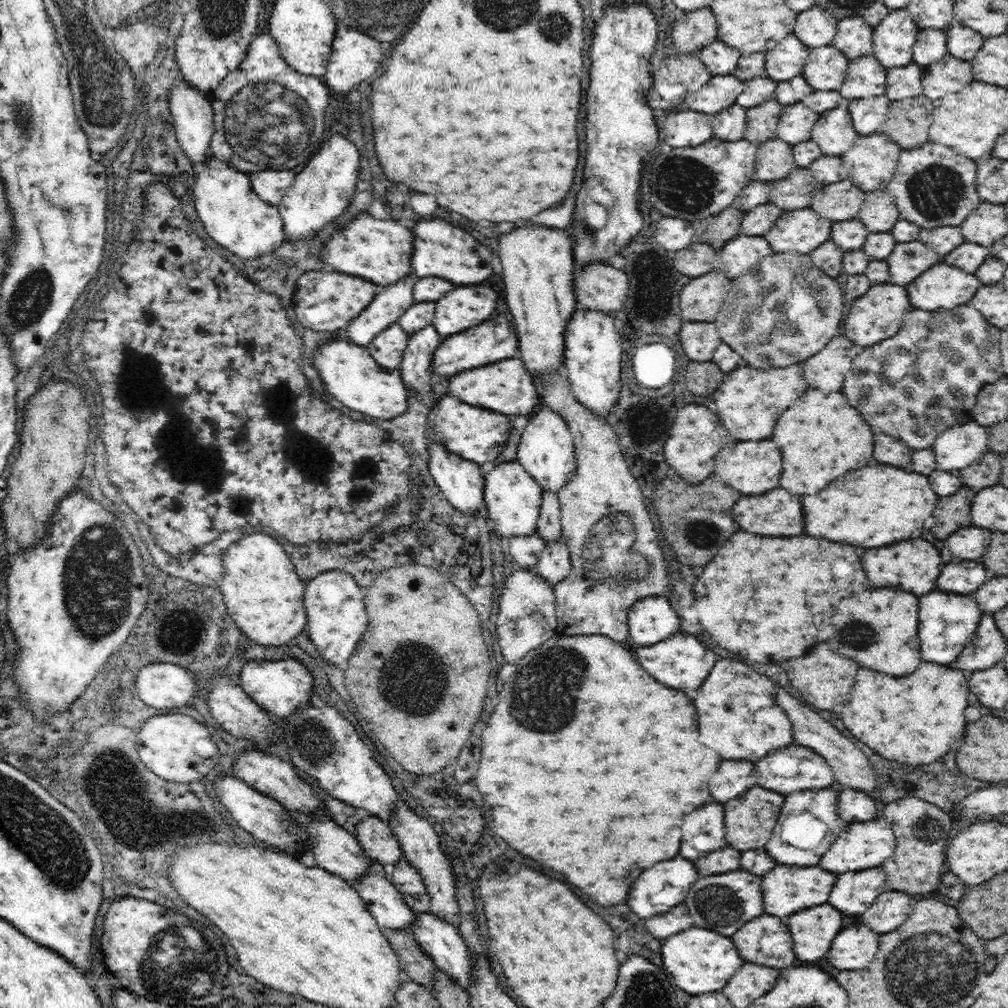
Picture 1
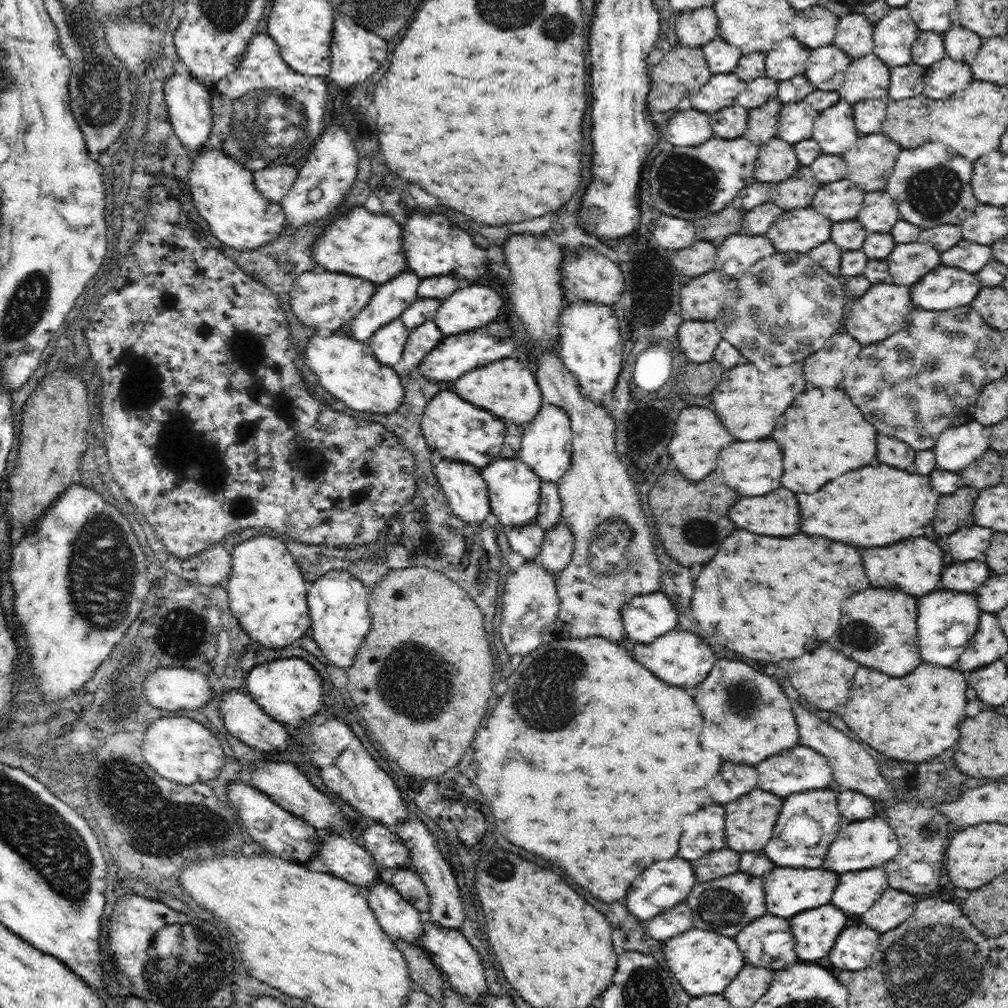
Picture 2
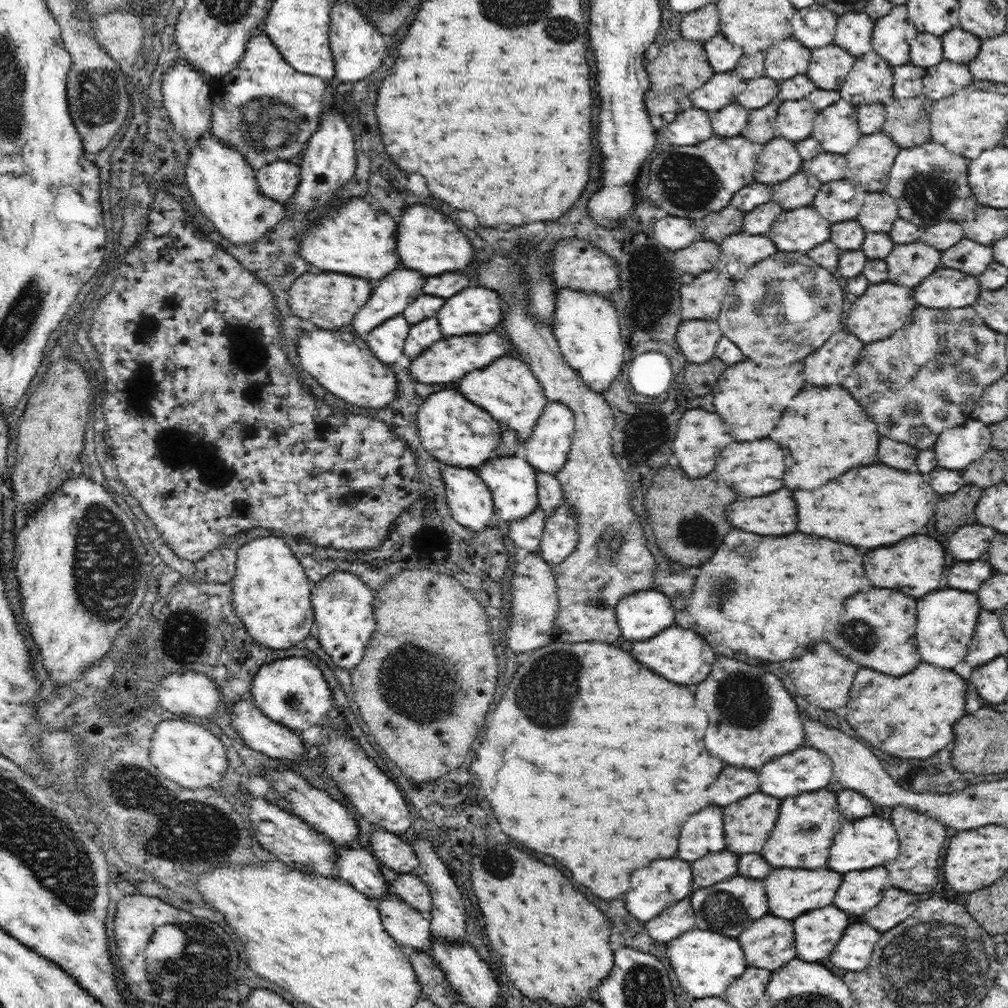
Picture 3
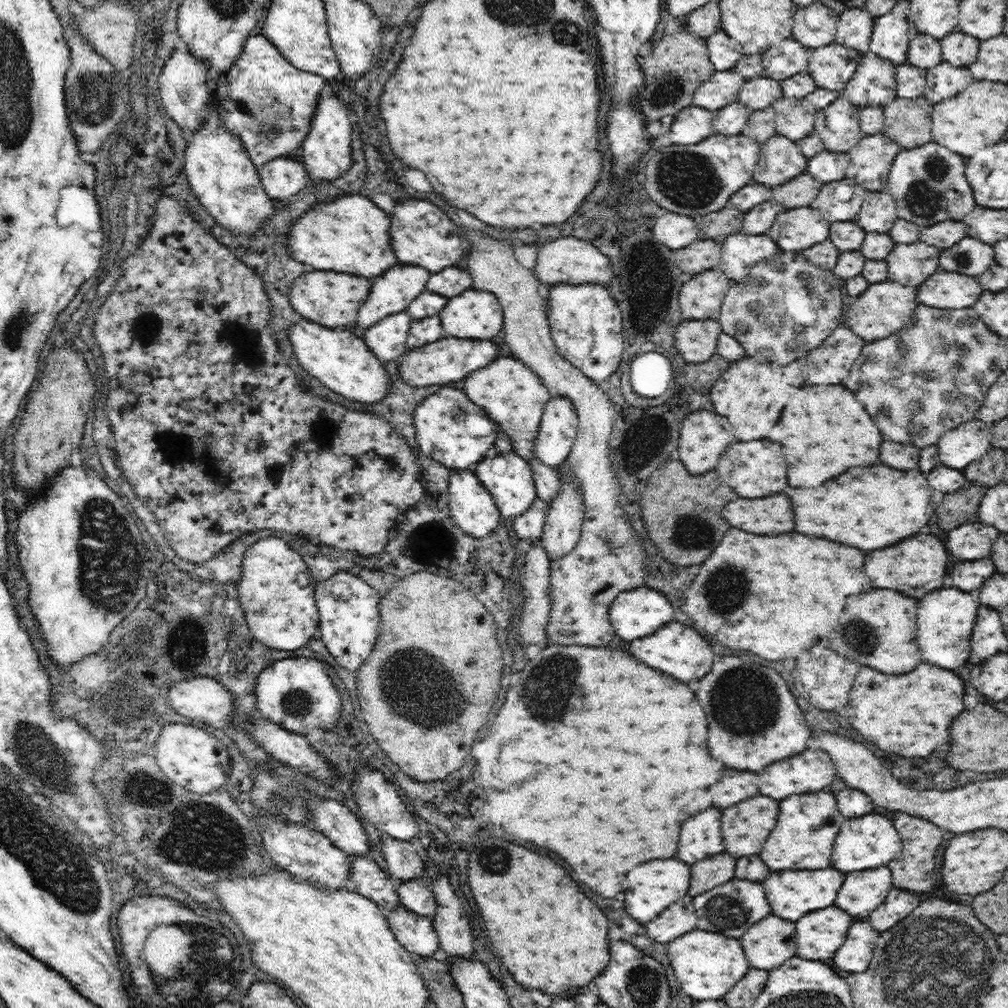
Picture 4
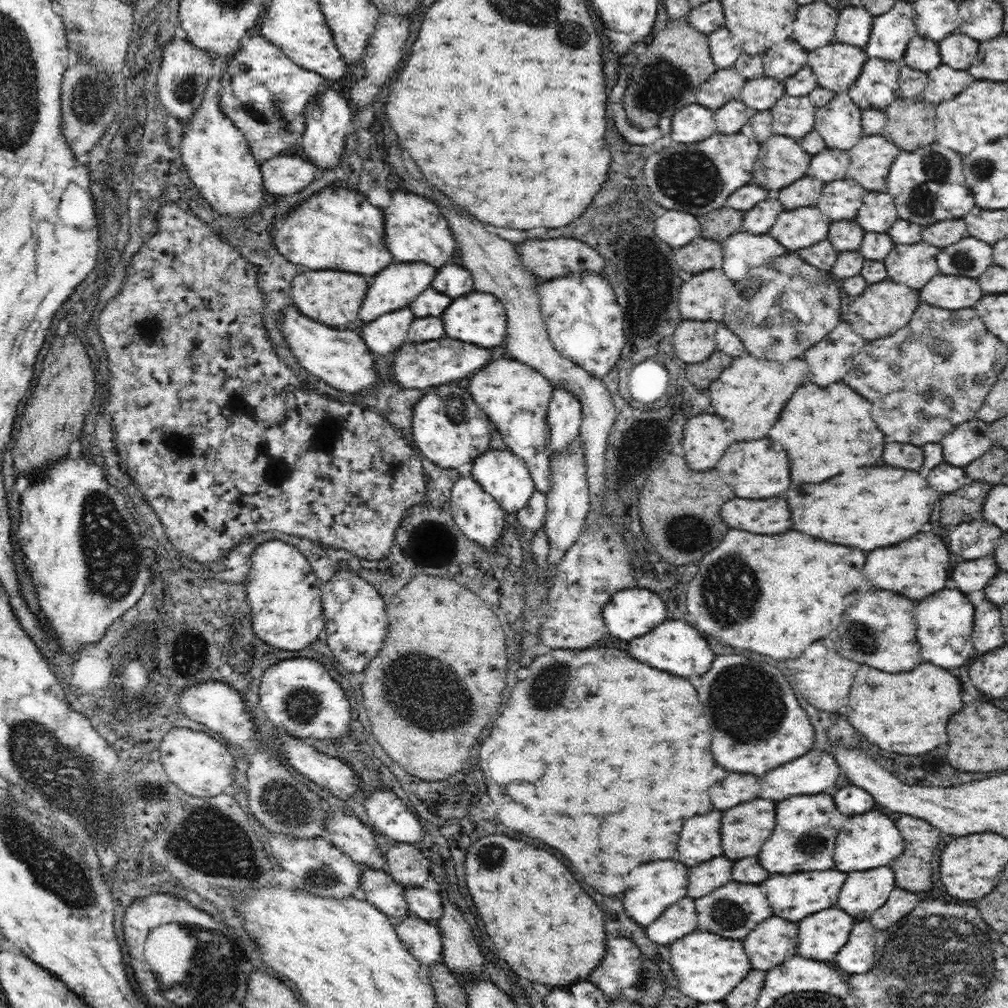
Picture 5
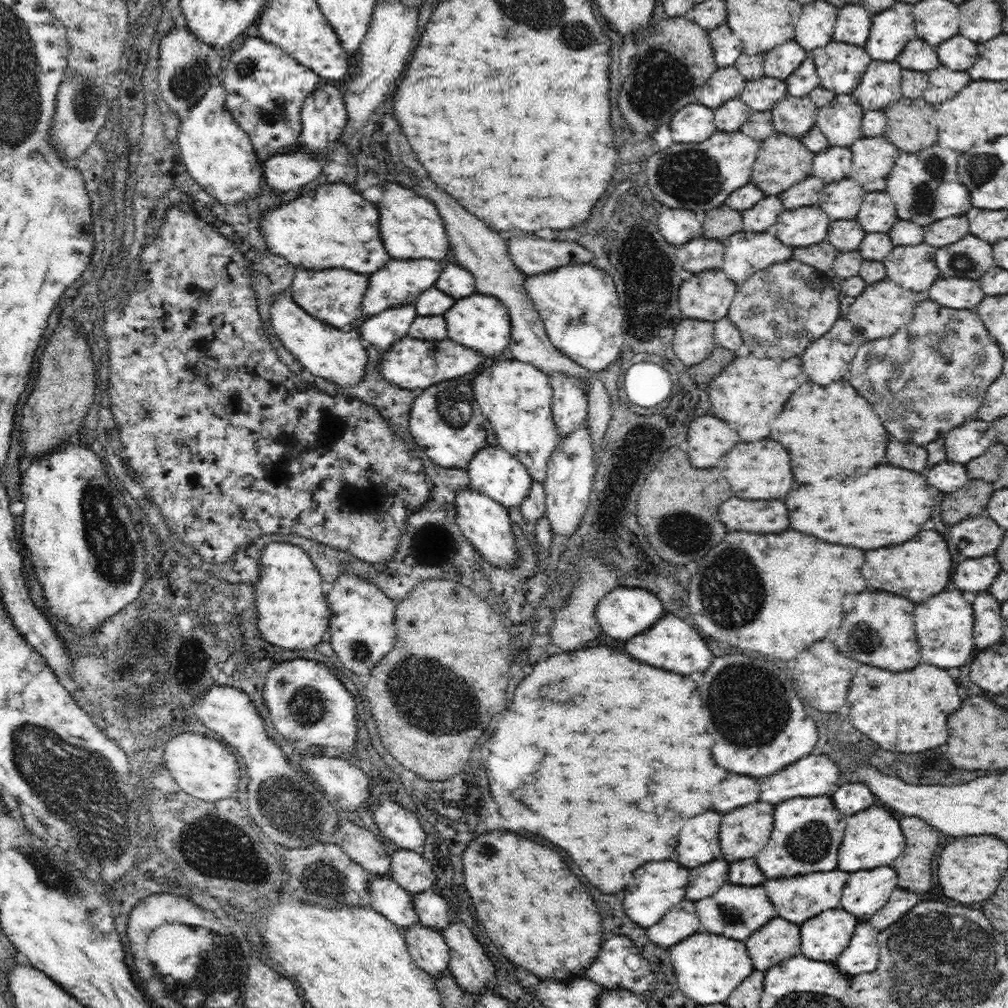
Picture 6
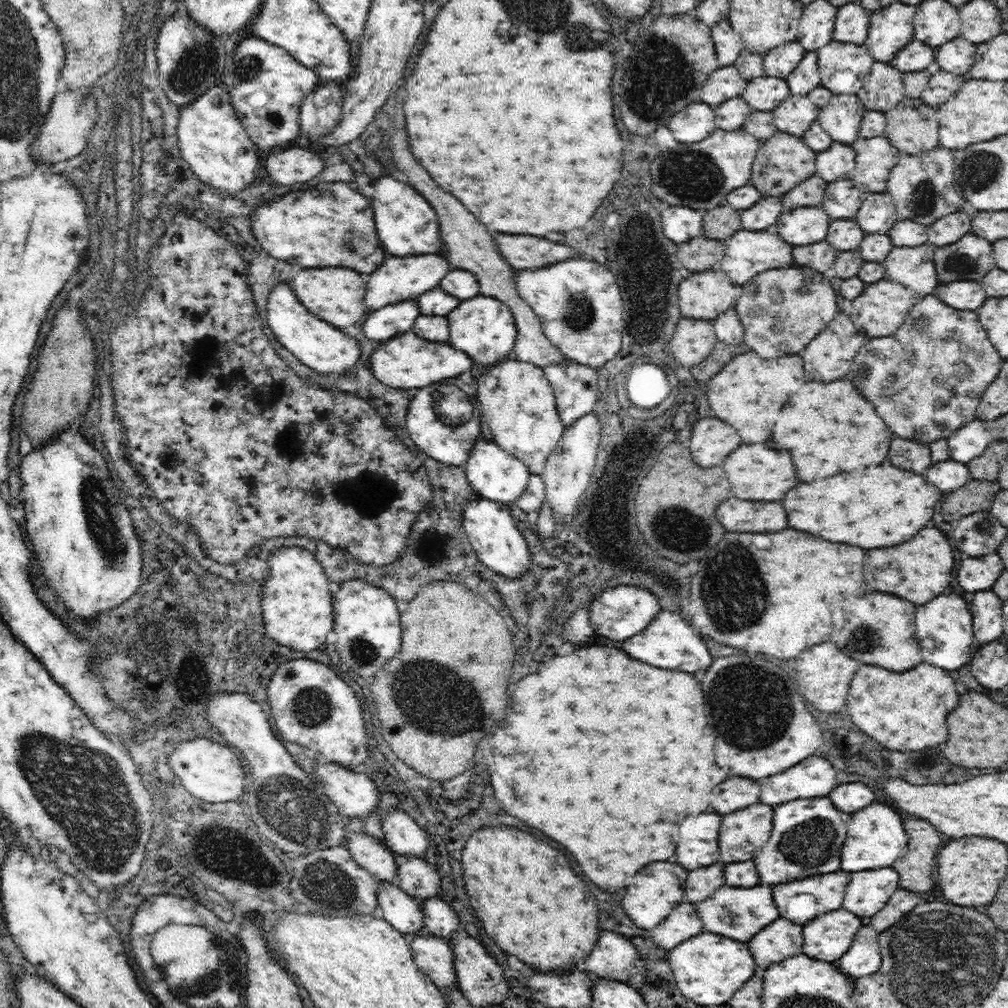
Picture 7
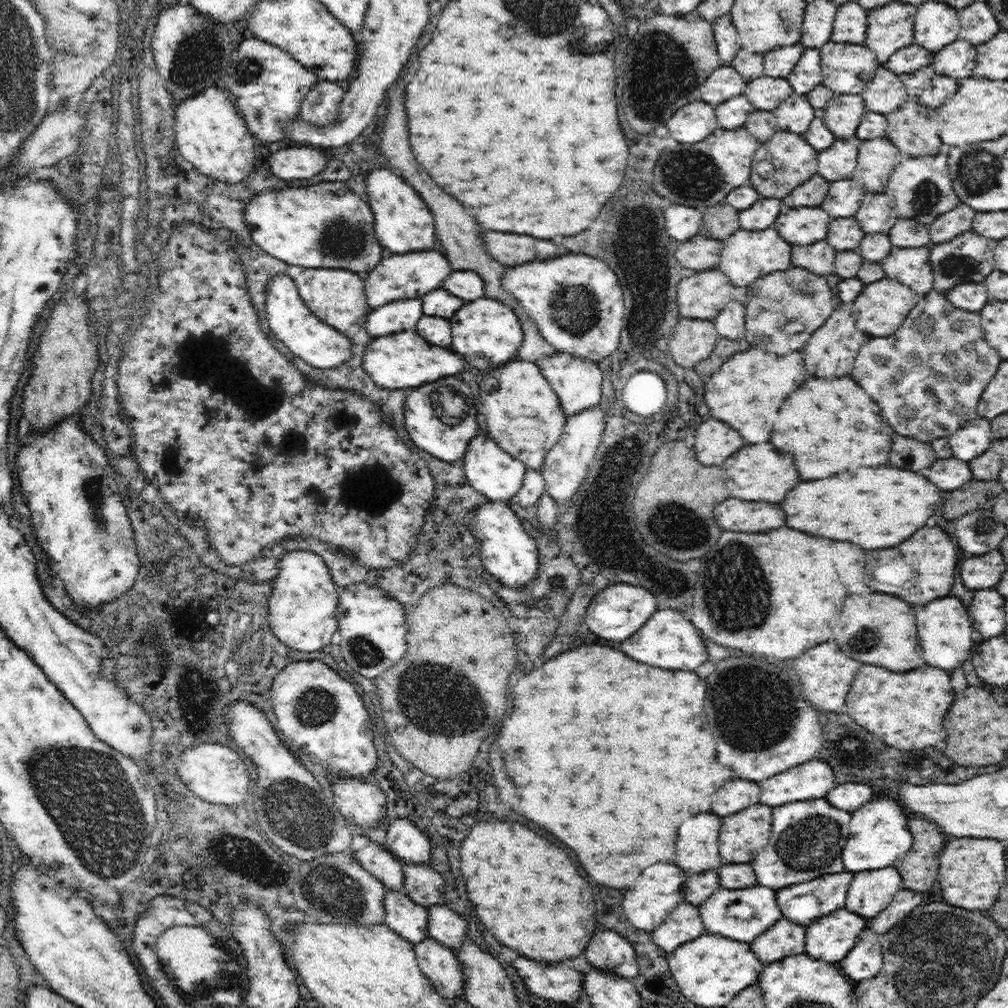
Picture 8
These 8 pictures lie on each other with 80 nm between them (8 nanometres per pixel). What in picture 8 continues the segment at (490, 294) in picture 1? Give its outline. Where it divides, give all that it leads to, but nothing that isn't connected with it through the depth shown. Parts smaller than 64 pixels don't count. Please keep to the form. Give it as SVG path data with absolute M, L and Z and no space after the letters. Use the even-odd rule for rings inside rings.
M485 296L465 302L449 321L452 328L450 348L466 358L466 364L472 364L478 370L507 364L517 354L524 338L518 315L507 304Z

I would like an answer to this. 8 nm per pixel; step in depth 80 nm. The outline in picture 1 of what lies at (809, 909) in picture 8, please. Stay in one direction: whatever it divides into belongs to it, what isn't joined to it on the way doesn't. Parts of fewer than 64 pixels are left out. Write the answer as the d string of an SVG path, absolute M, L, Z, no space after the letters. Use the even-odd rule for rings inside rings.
M774 866L766 876L762 876L762 890L764 890L764 910L766 914L774 916L792 916L792 912L818 906L828 902L828 896L836 884L836 874L826 872L820 866L812 868L788 868L788 866Z

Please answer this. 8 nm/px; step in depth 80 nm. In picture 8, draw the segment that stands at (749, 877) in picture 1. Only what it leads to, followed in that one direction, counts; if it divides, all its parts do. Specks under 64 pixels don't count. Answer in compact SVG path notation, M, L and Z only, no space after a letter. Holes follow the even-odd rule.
M721 886L718 892L714 892L704 904L700 904L699 912L708 933L728 936L740 942L752 942L756 936L776 924L776 920L782 918L782 912L776 904L776 892L765 886L738 890L728 890Z

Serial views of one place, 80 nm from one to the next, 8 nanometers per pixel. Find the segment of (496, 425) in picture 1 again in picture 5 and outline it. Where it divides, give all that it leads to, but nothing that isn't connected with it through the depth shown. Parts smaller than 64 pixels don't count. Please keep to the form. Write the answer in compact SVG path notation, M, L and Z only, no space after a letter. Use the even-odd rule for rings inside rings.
M458 382L442 384L438 388L434 388L432 392L430 389L425 392L428 394L423 394L414 405L412 412L413 438L419 450L440 468L467 472L474 460L491 448L490 432L486 430L490 424L488 416L484 414L484 410L478 408L478 404L470 396L470 392L458 386ZM474 418L480 418L482 424L478 424L478 420L474 420ZM472 426L478 426L478 428L472 428Z

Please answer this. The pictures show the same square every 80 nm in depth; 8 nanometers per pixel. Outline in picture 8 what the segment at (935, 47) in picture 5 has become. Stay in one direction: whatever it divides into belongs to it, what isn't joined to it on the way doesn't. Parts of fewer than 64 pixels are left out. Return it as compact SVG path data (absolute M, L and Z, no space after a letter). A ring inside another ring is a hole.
M912 43L910 46L894 52L884 64L887 70L895 74L911 74L916 70L931 65L932 53L919 44Z

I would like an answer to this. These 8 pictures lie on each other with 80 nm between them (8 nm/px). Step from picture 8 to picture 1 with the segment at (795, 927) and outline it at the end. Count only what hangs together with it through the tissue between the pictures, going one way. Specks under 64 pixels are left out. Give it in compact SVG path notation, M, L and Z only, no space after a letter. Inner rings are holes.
M762 914L756 920L750 920L732 936L742 960L756 964L772 966L778 971L792 966L796 960L794 940L788 926L776 918ZM778 952L778 954L776 954Z

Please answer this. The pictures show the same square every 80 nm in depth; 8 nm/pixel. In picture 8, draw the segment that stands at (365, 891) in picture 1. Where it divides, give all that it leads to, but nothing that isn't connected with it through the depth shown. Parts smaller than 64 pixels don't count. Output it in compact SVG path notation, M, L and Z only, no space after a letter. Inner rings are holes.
M430 936L415 944L414 950L422 973L443 998L464 997L464 973L456 951Z

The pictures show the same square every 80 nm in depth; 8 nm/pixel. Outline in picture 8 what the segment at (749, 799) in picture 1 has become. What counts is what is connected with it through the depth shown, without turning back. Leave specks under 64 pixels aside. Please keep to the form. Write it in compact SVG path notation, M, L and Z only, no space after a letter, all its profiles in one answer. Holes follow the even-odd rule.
M756 804L722 818L720 856L724 864L754 860L756 852L768 844L772 830L772 808Z

